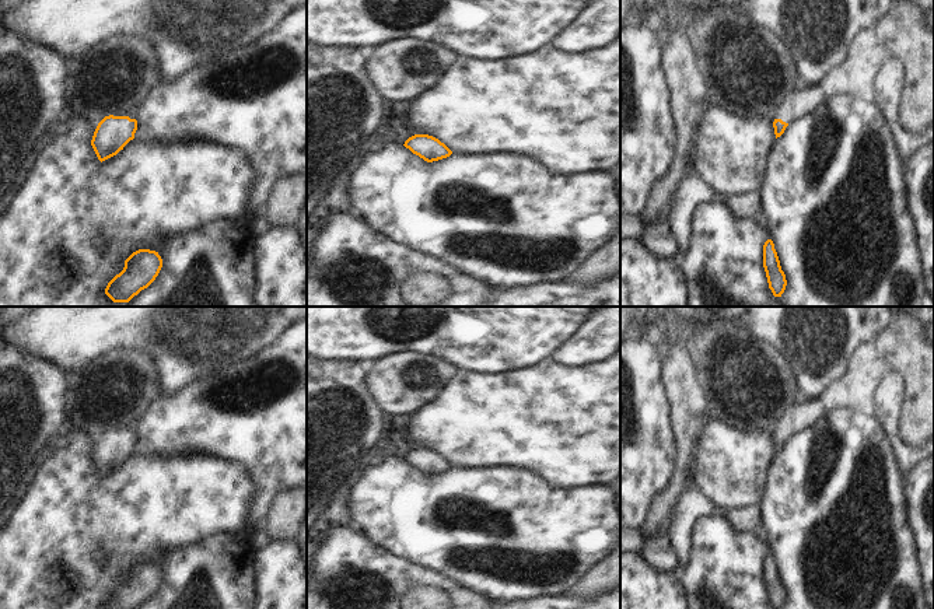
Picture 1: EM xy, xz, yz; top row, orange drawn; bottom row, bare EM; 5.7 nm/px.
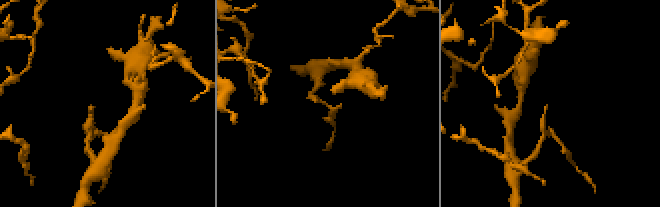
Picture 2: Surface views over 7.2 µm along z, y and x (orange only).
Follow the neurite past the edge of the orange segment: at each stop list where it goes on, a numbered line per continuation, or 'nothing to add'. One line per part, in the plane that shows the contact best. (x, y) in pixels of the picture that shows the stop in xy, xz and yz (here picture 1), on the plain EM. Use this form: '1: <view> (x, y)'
1: yz (804, 413).

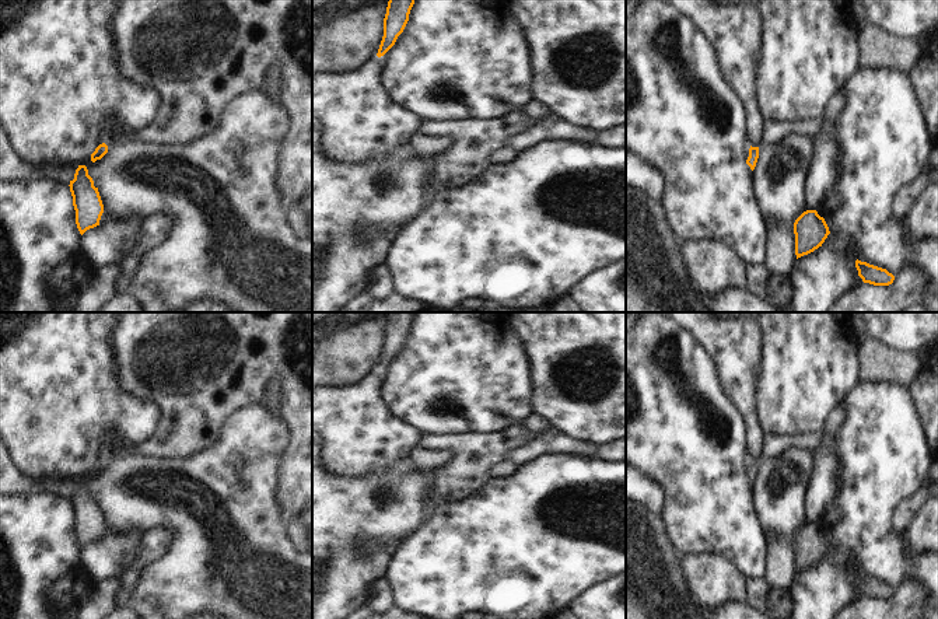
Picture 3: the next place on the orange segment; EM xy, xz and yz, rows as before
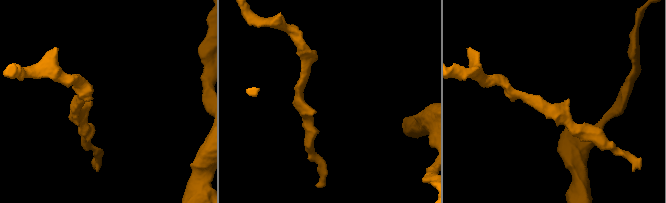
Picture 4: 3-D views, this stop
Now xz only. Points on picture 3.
nothing to add.

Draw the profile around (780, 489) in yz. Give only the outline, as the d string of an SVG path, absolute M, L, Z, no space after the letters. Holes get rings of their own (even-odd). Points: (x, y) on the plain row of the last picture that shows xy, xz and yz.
M790 448L774 459L762 458L753 483L753 507L767 536L764 580L790 590L797 574L794 536L806 524L806 492L815 452Z

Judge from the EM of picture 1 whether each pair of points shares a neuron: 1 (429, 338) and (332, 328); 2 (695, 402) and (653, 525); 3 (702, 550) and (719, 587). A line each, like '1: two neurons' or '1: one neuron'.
1: one neuron
2: one neuron
3: one neuron

